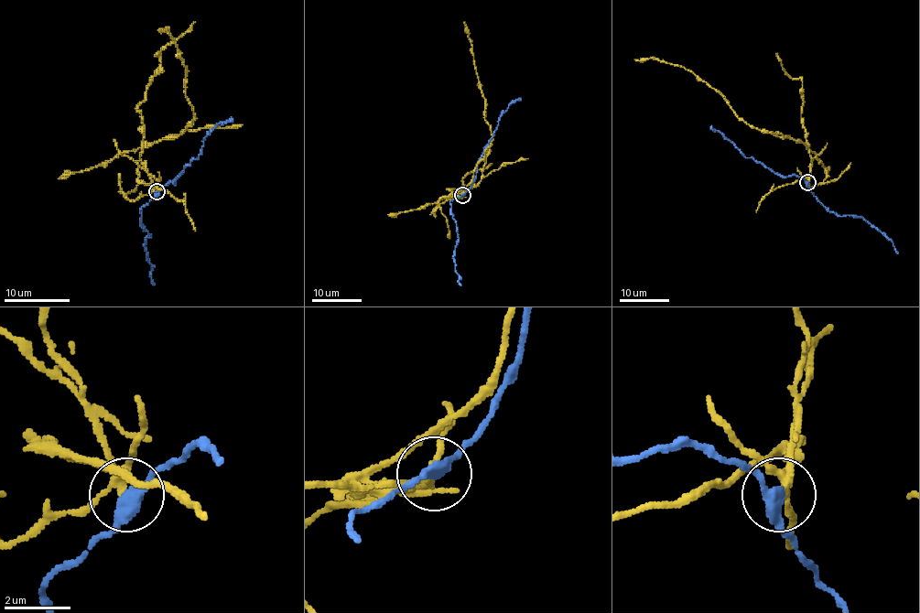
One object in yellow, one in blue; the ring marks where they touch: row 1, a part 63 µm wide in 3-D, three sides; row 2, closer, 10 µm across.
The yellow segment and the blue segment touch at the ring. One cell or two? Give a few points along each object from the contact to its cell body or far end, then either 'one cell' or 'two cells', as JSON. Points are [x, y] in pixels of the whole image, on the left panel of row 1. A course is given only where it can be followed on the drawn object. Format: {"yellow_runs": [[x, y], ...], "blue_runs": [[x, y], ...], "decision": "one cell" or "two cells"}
{"yellow_runs": [[156, 191], [141, 151], [182, 133], [195, 115], [185, 95], [185, 66], [177, 47], [166, 28], [157, 30]], "blue_runs": [[156, 191], [170, 182], [174, 183], [193, 159], [197, 159], [203, 139], [214, 126], [232, 120]], "decision": "two cells"}

